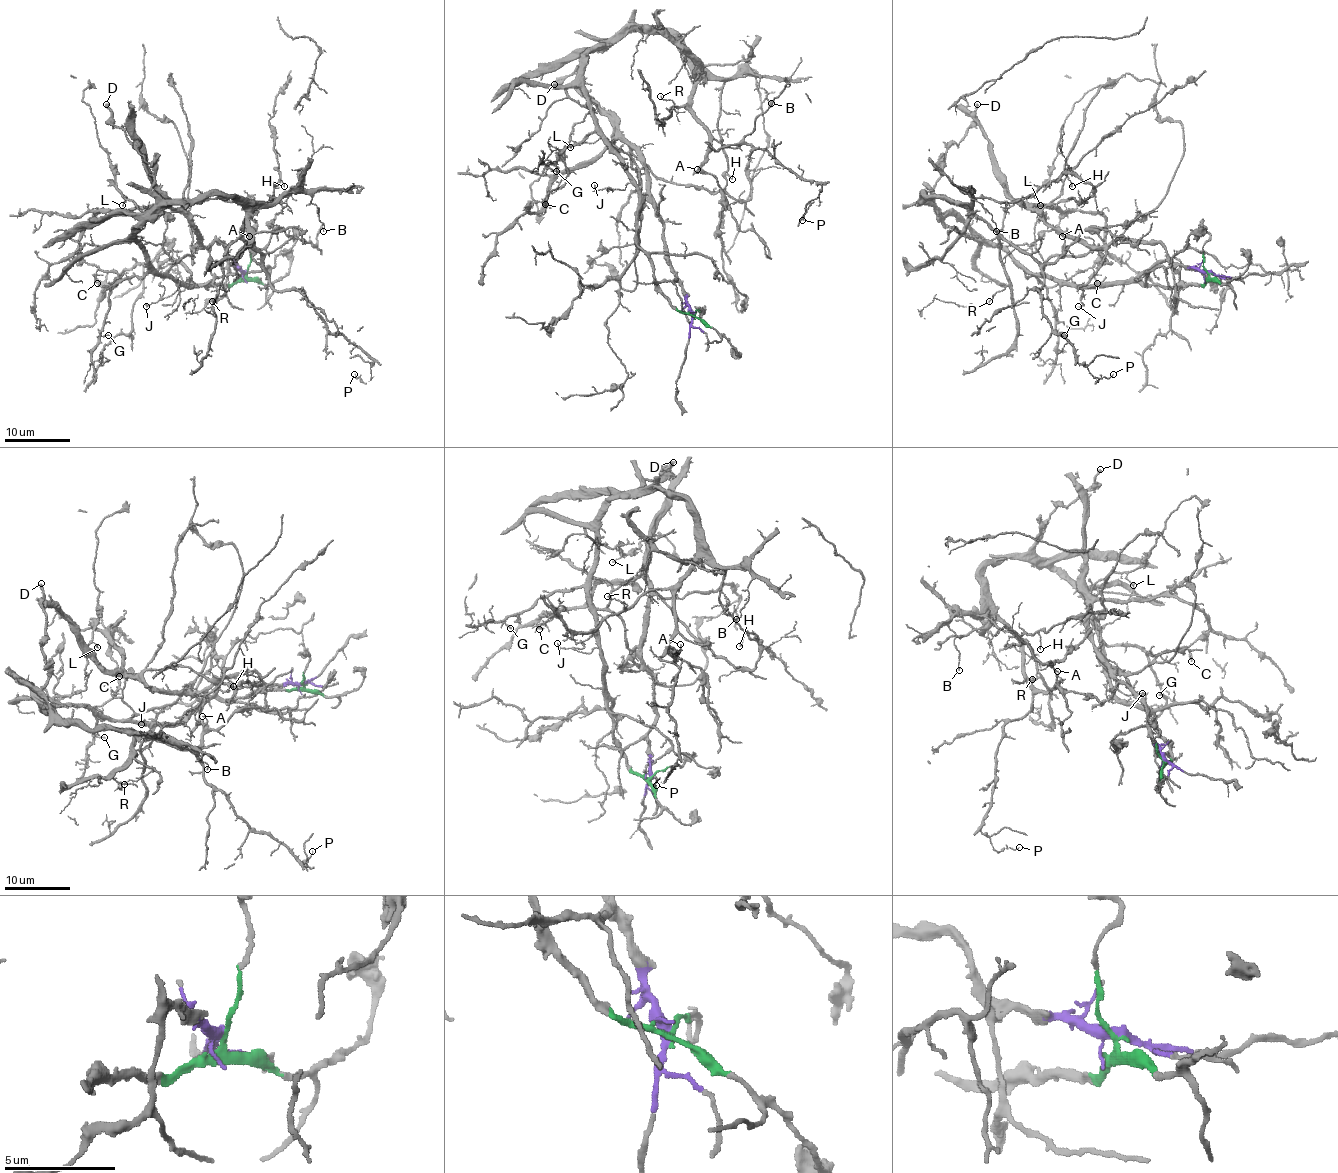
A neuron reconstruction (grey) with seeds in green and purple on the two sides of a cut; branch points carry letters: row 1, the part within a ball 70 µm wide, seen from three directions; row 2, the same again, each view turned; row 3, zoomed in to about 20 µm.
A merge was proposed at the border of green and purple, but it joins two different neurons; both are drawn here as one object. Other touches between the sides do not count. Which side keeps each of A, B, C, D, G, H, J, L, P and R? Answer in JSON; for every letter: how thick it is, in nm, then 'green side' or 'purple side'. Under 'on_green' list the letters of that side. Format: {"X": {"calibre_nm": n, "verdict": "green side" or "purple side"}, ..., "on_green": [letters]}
{"A": {"calibre_nm": 110, "verdict": "green side"}, "B": {"calibre_nm": 90, "verdict": "green side"}, "C": {"calibre_nm": 130, "verdict": "green side"}, "D": {"calibre_nm": 240, "verdict": "green side"}, "G": {"calibre_nm": 140, "verdict": "green side"}, "H": {"calibre_nm": 110, "verdict": "green side"}, "J": {"calibre_nm": 130, "verdict": "green side"}, "L": {"calibre_nm": 100, "verdict": "green side"}, "P": {"calibre_nm": 90, "verdict": "green side"}, "R": {"calibre_nm": 100, "verdict": "green side"}, "on_green": ["A", "B", "C", "D", "G", "H", "J", "L", "P", "R"]}

